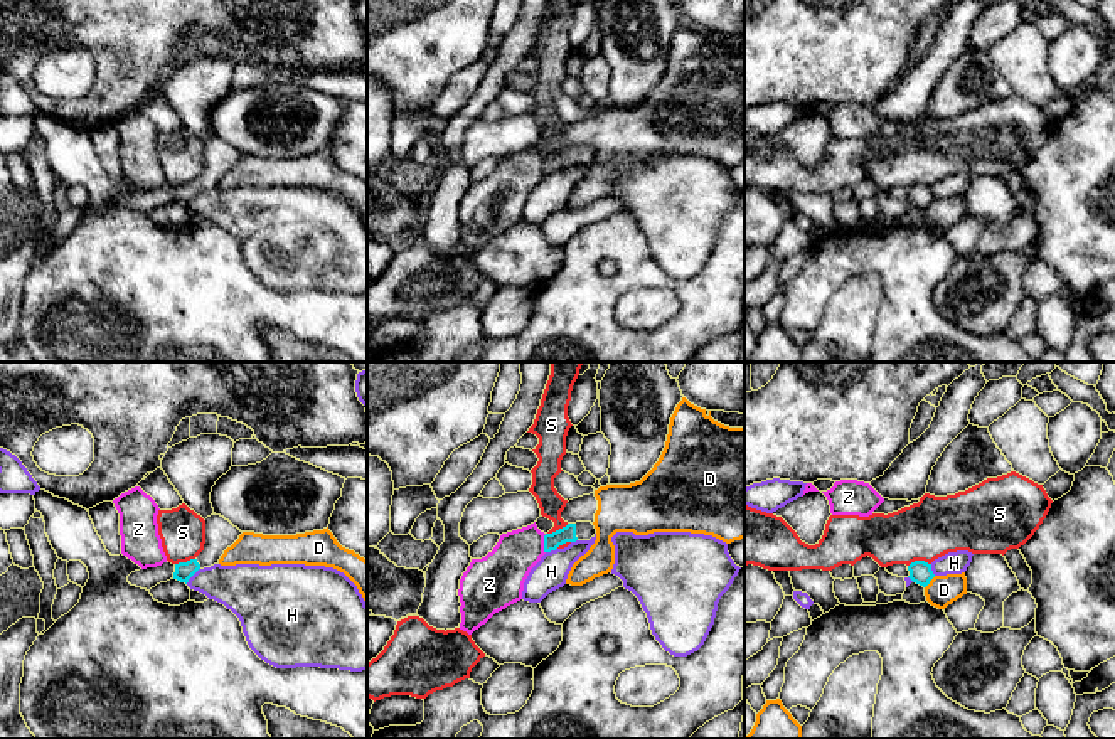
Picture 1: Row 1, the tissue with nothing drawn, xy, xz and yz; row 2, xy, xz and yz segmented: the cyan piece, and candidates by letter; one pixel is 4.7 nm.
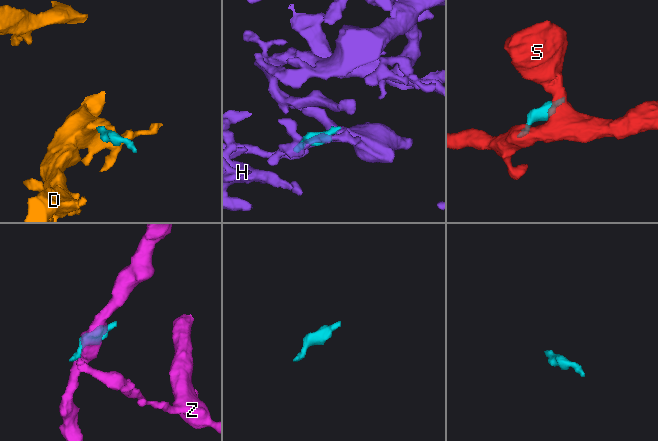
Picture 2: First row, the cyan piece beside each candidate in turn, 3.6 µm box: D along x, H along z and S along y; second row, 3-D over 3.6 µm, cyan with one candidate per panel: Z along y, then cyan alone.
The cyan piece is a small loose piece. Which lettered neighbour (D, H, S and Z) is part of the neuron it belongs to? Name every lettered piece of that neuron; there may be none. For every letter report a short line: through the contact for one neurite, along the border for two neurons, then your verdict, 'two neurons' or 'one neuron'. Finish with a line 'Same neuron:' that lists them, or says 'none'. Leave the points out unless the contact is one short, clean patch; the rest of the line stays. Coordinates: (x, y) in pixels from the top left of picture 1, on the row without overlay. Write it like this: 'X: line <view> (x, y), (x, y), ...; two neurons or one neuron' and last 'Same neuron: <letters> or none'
D: line yz (935, 199), (925, 211); two neurons
H: line xy (199, 191), (186, 206); two neurons
S: line yz (930, 186), (913, 184), (908, 189); two neurons
Z: two neurons
Same neuron: none

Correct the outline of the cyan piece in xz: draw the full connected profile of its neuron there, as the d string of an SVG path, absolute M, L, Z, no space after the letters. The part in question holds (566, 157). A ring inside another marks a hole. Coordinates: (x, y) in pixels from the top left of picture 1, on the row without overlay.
M591 145L568 146L566 150L544 158L544 175L556 173L566 165L590 163L595 157L596 152Z

